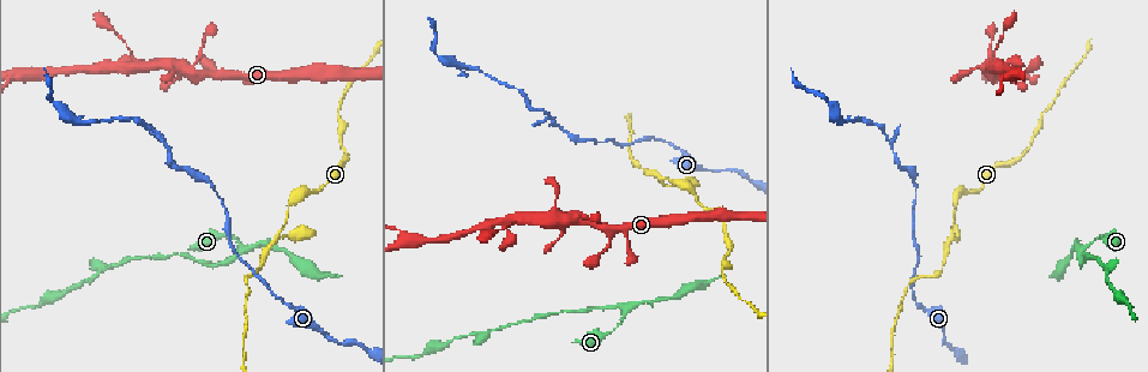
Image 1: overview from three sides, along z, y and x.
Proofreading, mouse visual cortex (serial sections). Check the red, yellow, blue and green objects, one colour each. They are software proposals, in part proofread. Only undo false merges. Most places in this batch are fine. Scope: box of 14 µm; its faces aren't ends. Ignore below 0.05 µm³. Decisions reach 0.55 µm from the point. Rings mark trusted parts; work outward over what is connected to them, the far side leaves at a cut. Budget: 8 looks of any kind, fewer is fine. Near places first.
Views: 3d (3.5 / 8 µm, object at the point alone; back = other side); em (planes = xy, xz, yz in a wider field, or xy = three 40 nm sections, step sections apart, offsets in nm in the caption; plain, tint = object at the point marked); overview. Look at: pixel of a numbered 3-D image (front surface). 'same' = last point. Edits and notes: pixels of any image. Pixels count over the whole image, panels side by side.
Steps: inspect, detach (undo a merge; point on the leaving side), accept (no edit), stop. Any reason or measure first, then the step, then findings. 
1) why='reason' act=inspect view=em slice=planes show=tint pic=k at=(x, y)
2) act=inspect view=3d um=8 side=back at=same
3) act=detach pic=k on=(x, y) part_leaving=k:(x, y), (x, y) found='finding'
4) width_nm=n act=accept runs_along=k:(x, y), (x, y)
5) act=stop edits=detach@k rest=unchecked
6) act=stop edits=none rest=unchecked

why='three arms meet' act=inspect view=3d um=8 pic=1 at=(275, 237)

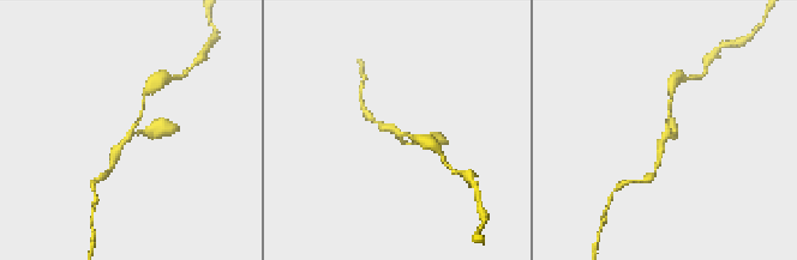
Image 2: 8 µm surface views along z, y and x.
why='zoom in' act=inspect view=3d um=3.5 pic=2 at=(131, 134)

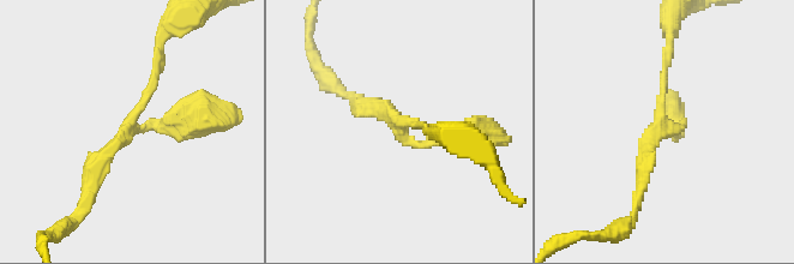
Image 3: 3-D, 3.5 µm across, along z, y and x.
arms=3 arm_widths_nm=150,200,250 why='need the tissue' act=inspect view=em slice=xy step=5 show=tint pic=3 at=(127, 130)

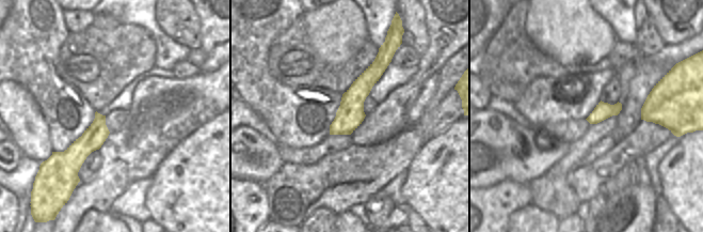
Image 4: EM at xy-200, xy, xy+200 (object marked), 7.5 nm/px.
act=accept found='one cell here'

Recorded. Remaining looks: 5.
why='three arms meet' act=inspect view=3d um=8 pic=1 at=(625, 311)

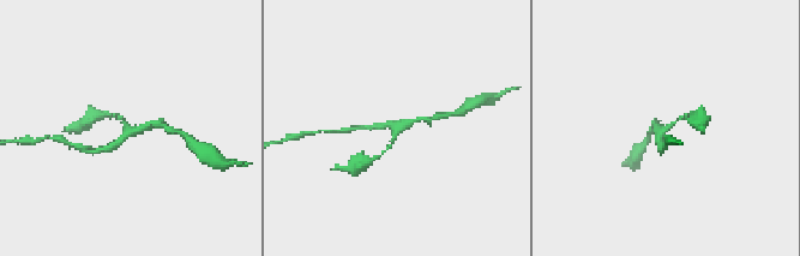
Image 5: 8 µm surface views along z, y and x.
why='closer look' act=inspect view=3d um=3.5 pic=5 at=(128, 129)

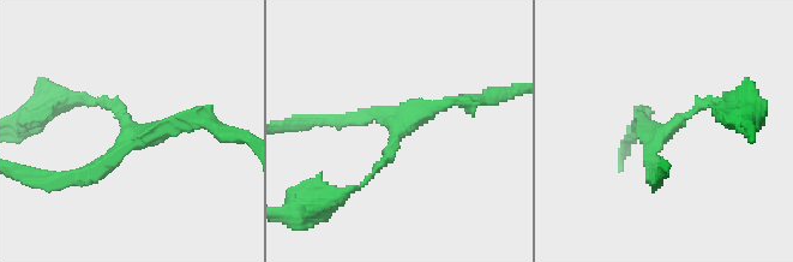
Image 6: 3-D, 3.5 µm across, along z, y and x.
arms=3 arm_widths_nm=100,150,150 why='now the EM' act=inspect view=em slice=xy step=5 show=tint pic=6 at=(128, 131)

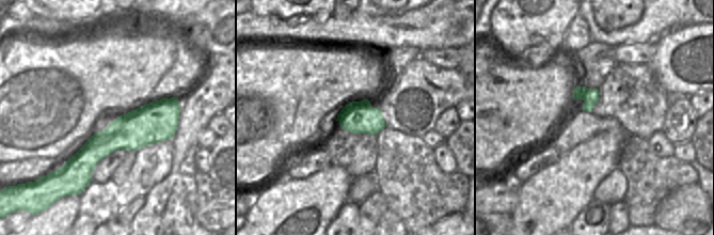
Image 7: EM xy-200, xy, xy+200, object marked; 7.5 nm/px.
act=accept runs_along=7:(175, 99), (152, 123), (110, 139), (85, 175) found='continuous, no second cell'

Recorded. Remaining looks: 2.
why='two arms in line, one across' act=inspect view=em slice=xy step=1 show=tint pic=1 at=(413, 240)

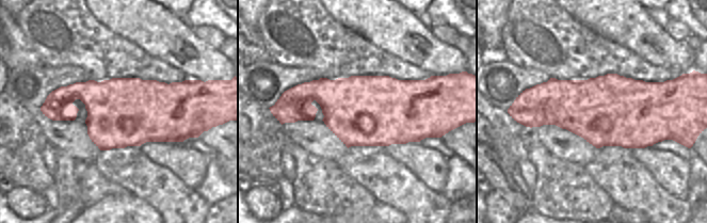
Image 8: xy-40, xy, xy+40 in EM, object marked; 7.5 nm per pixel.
why='wider look' act=inspect view=3d um=3.5 at=same

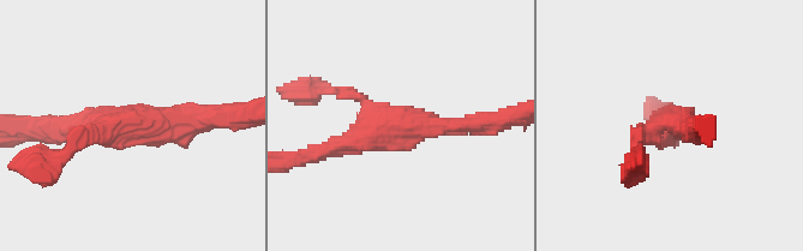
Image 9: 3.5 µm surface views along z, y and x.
act=accept runs_along=9:(486, 121), (401, 125), (328, 149) found='all the same cell'

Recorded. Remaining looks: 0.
act=stop edits=none rest=unchecked

